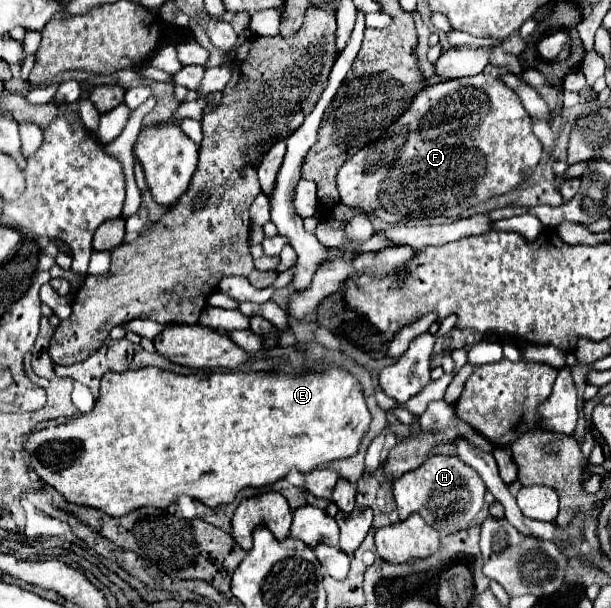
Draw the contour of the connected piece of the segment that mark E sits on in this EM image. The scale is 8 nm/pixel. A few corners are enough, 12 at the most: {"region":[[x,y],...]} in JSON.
{"region":[[107,373],[29,469],[123,517],[355,455],[357,379]]}

